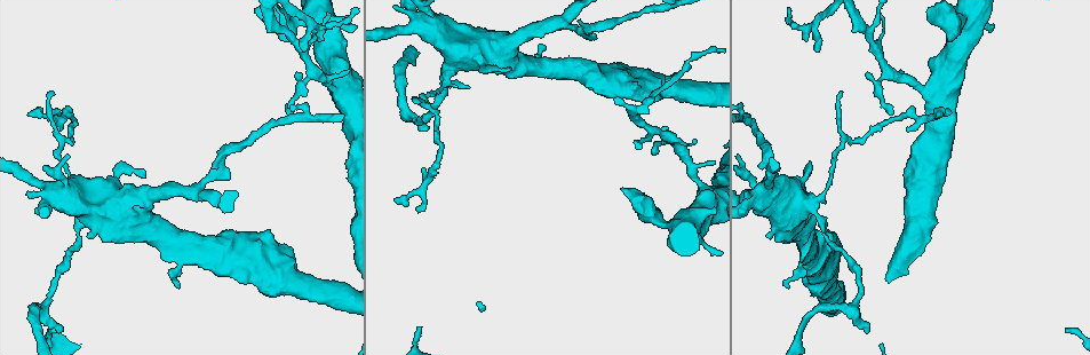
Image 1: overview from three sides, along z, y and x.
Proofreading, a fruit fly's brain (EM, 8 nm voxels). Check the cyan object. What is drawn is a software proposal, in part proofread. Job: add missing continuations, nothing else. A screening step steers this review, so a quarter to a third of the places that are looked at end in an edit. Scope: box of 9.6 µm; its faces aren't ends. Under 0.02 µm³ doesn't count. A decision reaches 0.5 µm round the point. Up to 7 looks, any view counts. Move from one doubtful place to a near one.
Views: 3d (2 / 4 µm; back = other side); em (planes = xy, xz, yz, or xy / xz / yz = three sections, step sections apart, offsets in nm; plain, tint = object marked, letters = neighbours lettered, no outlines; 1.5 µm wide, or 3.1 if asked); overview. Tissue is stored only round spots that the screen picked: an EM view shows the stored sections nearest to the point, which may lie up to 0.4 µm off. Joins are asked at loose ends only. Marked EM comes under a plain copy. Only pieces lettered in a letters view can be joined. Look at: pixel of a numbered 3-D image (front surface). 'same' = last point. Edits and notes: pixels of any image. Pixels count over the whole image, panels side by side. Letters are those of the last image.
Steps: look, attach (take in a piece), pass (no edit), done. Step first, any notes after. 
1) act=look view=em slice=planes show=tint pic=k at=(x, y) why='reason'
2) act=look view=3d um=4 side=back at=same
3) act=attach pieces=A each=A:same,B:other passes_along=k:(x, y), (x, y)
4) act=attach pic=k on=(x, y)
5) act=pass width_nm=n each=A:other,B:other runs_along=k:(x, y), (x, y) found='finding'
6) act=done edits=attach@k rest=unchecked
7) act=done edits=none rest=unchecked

act=look view=3d um=2 pic=1 at=(815, 50) why='thin end'

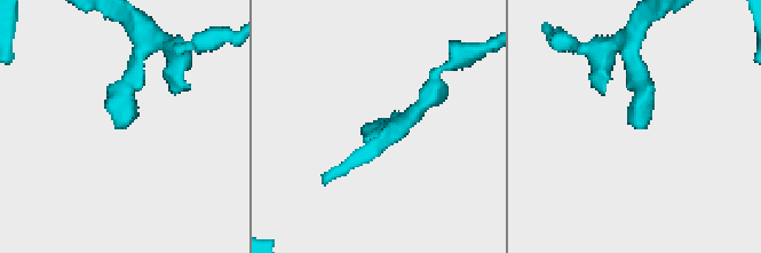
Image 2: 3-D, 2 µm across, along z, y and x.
act=look view=em slice=planes show=letters pic=2 at=(374, 124) why='now the EM'

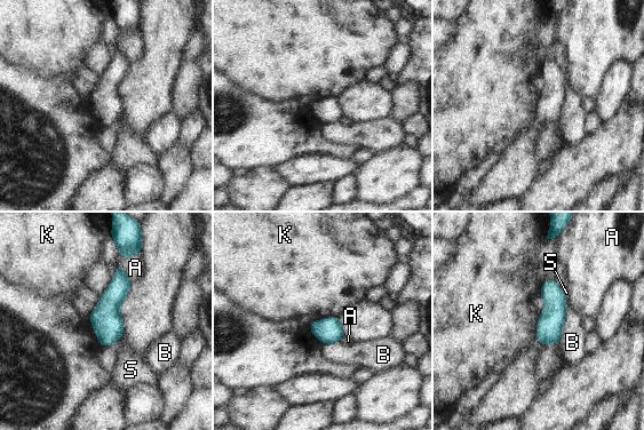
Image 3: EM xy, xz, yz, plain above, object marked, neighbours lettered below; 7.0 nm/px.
act=pass width_nm=180 each=A:other,B:other,K:other,S:other border=3:(540, 313), (537, 320), (535, 340) found='none of them fits'

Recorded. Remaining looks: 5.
act=look view=em slice=yz step=4 show=tint pic=1 at=(329, 15) why='free end'

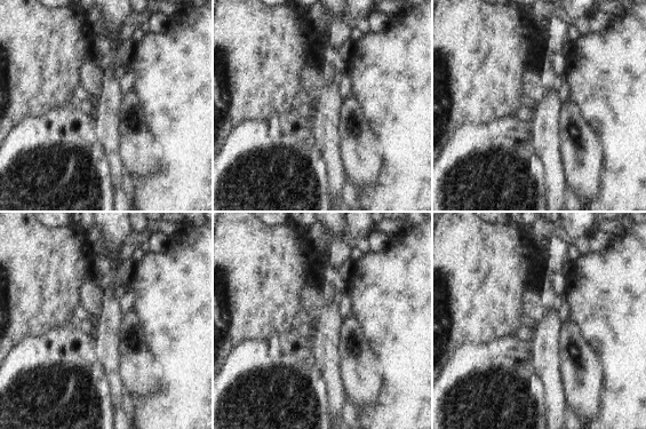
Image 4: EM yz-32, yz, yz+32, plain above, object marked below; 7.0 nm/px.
act=look view=em slice=planes show=tint at=same why='another direction'

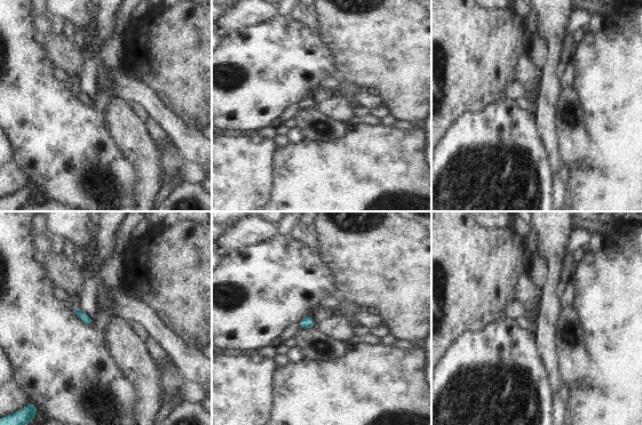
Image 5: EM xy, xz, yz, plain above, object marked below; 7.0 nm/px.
act=look view=em slice=planes show=letters at=same

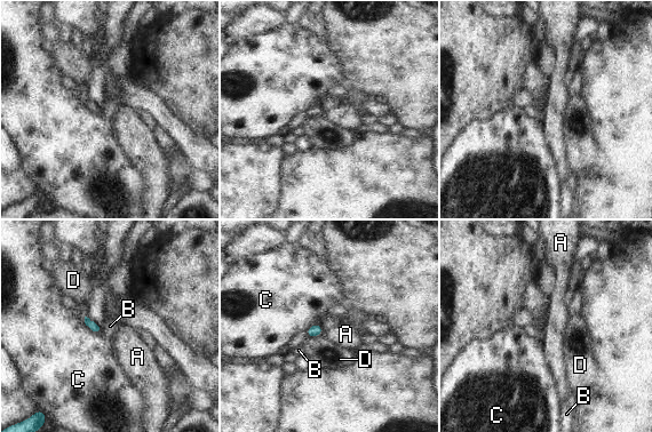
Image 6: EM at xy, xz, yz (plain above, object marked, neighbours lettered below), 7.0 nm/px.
act=pass width_nm=70 each=A:other,B:other,C:other,D:other found='none of them fits'

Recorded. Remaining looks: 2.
act=done edits=none rest=unchecked

